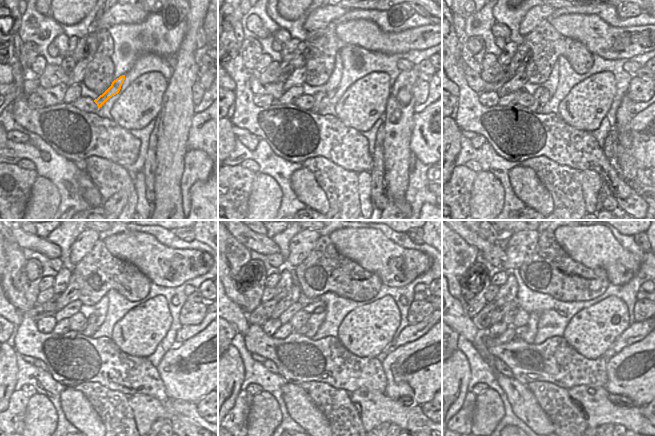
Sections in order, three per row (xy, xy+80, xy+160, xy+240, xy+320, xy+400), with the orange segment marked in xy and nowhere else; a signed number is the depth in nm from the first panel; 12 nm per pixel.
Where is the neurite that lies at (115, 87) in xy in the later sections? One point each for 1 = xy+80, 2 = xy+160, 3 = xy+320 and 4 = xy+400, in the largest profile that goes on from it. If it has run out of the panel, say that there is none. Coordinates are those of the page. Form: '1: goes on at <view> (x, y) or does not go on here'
1: goes on at xy+80 (321, 100)
2: goes on at xy+160 (541, 96)
3: goes on at xy+320 (303, 330)
4: goes on at xy+400 (521, 330)

